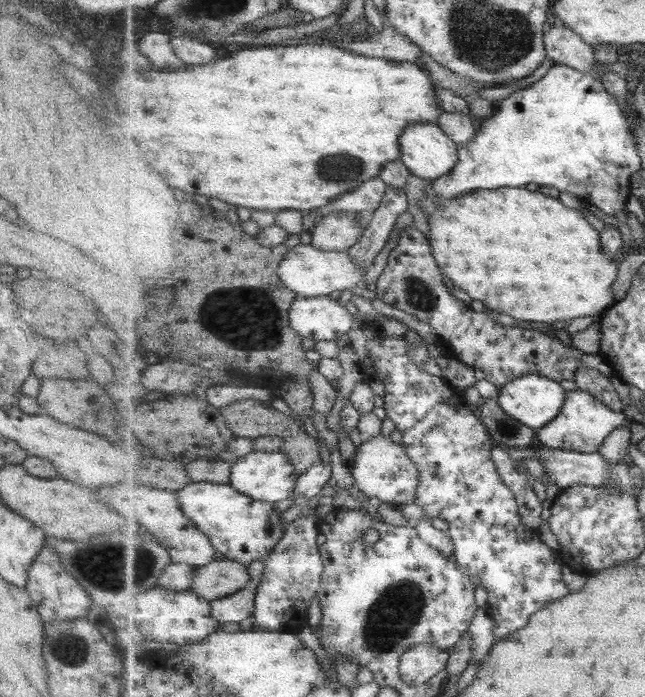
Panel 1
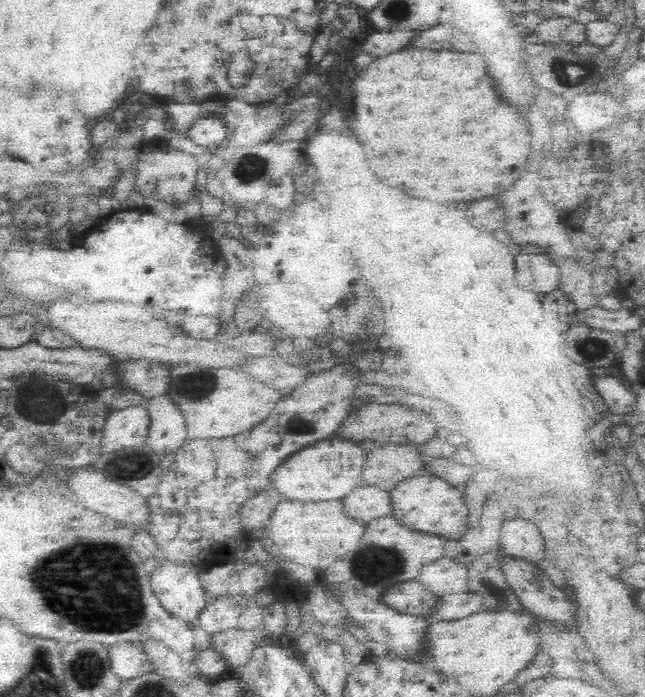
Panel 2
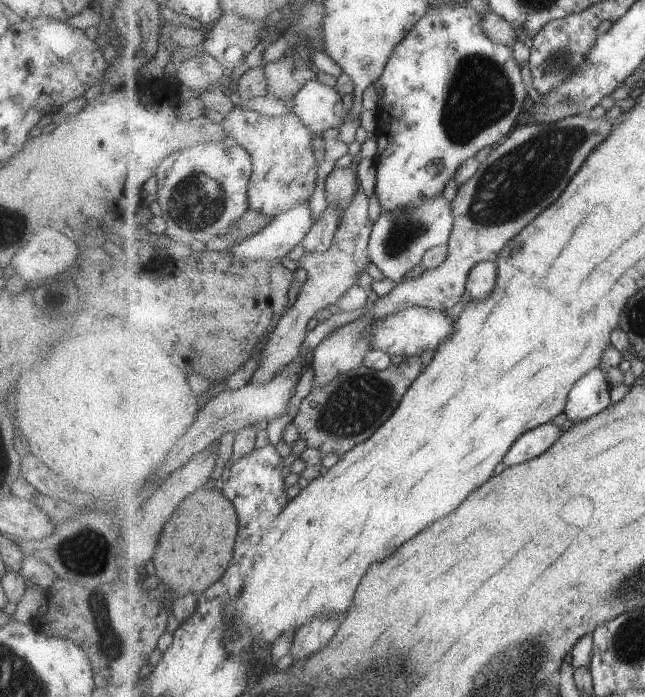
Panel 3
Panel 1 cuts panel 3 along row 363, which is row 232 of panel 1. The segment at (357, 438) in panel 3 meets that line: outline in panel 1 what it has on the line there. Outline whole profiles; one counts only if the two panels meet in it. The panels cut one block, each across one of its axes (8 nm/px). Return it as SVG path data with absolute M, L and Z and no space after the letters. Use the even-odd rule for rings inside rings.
M409 225L401 230L397 245L389 252L383 273L377 279L375 292L377 298L387 305L414 315L419 321L430 325L436 330L436 335L441 343L448 345L453 350L457 360L471 366L474 370L481 370L487 376L486 380L495 386L502 387L512 380L533 374L547 376L559 382L563 382L563 380L574 381L577 370L583 366L597 368L601 374L609 378L617 375L609 362L601 355L593 356L583 353L577 347L565 346L561 340L557 340L549 333L523 330L523 328L506 328L505 325L498 324L489 312L475 312L469 305L457 300L449 292L443 274L444 272L435 260L435 255L433 255L433 247L429 243L429 236Z

